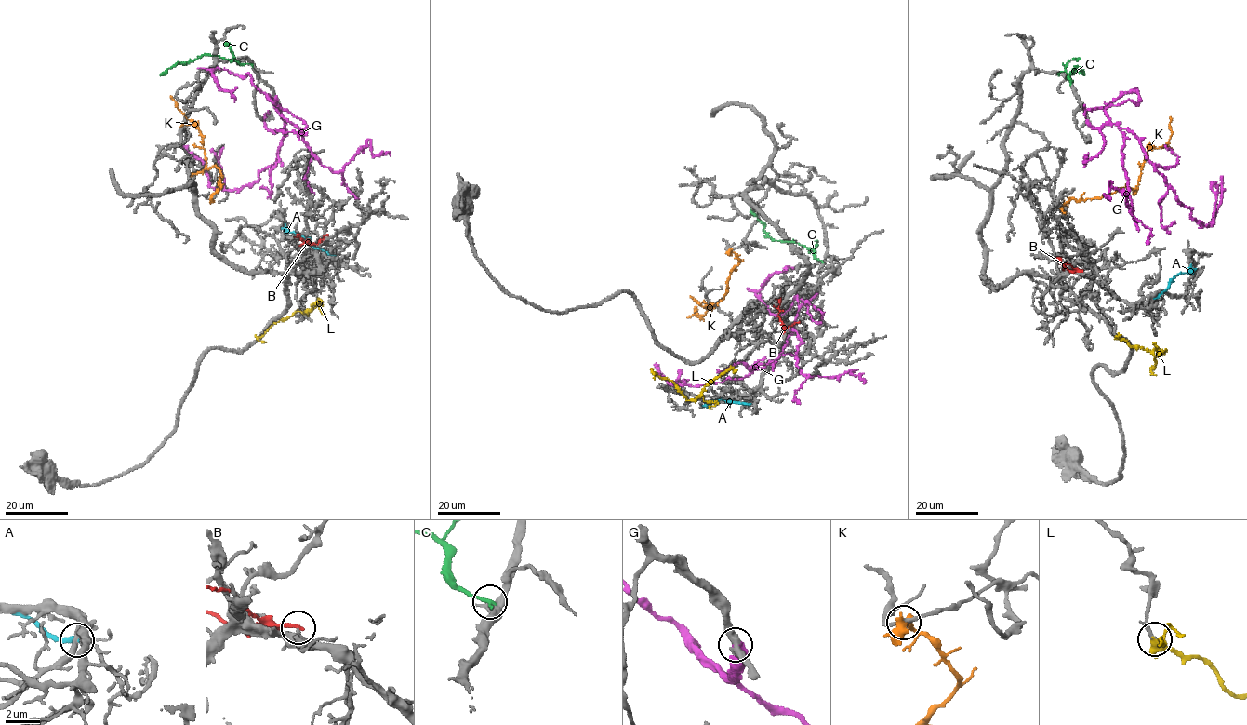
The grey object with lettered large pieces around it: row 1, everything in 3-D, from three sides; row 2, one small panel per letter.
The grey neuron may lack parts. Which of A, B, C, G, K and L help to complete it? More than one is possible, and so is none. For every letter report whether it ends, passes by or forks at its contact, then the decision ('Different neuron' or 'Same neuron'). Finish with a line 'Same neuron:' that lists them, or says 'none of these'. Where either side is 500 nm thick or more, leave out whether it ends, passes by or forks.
A: It ends there. Different neuron
B: It ends there. Different neuron
C: Different neuron
G: Same neuron
K: It passes by. Different neuron
L: It forks there. Same neuron
Same neuron: G, L

